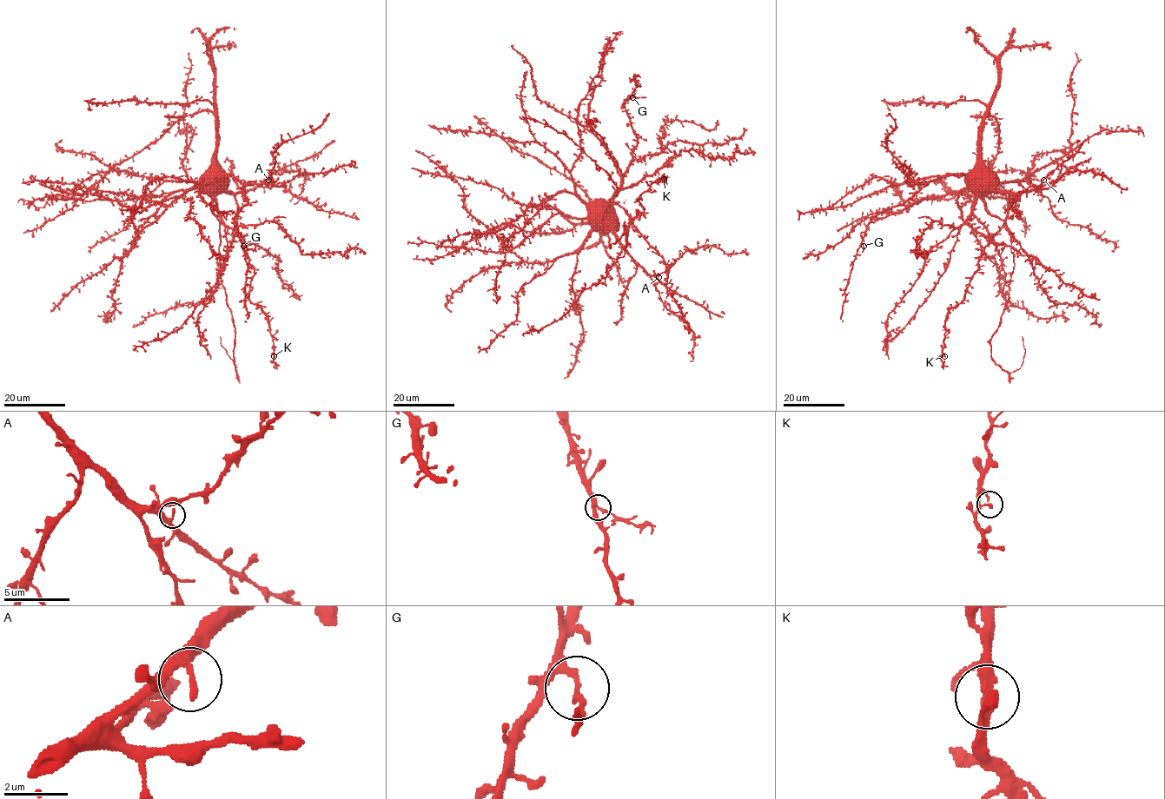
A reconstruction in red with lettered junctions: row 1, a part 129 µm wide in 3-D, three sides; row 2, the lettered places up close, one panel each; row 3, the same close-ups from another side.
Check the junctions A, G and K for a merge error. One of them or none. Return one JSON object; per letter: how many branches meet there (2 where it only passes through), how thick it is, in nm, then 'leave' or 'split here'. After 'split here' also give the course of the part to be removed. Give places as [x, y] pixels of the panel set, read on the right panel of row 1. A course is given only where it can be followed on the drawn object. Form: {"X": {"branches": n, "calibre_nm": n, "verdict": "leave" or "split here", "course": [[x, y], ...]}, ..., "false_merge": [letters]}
{"A": {"branches": 2, "calibre_nm": 240, "verdict": "leave"}, "G": {"branches": 2, "calibre_nm": 200, "verdict": "split here"}, "K": {"branches": 2, "calibre_nm": 170, "verdict": "leave"}, "false_merge": ["G"]}

